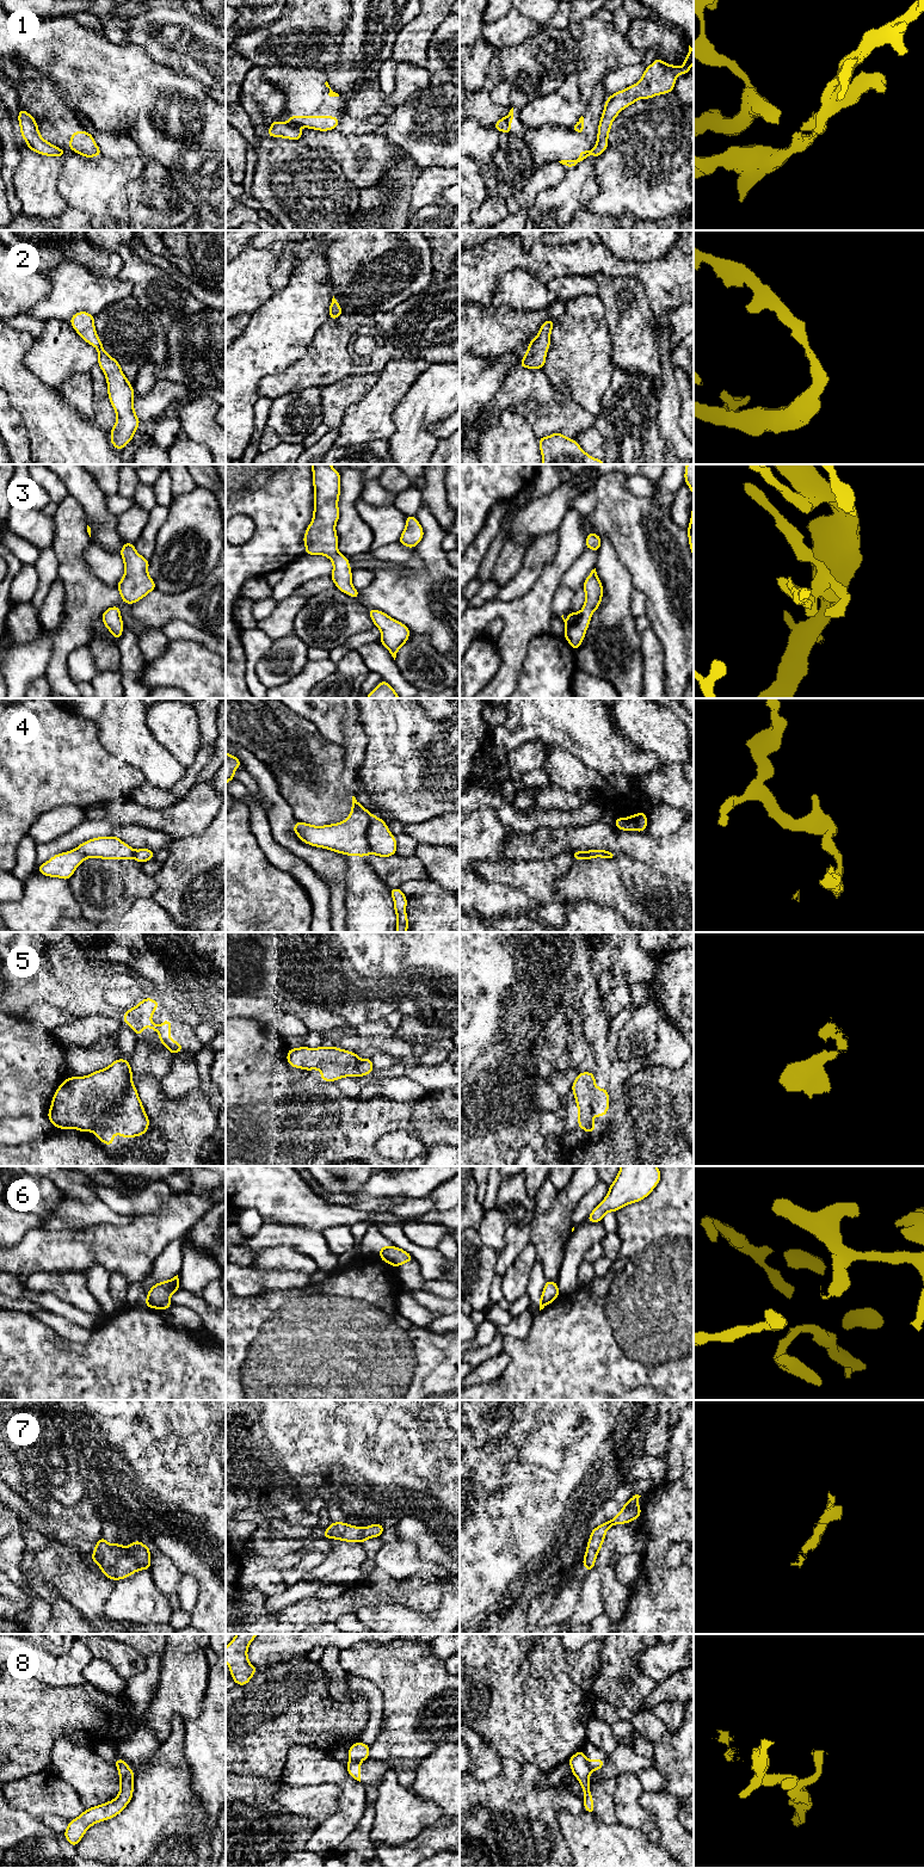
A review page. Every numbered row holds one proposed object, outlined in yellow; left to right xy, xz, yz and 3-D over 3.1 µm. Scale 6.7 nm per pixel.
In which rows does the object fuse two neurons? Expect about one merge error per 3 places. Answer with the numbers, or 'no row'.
1, 4, 5, 6, 8

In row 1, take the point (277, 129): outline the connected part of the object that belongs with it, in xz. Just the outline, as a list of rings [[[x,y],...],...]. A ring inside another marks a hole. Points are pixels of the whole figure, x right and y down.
[[[273,121],[271,123],[266,135],[271,137],[282,137],[289,140],[302,140],[303,137],[300,128],[279,121]]]

